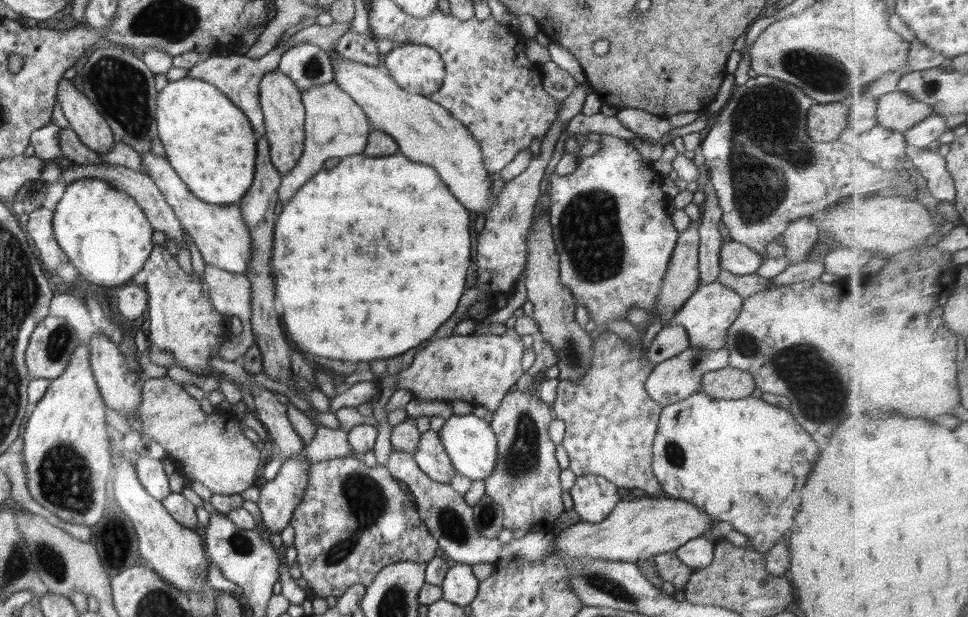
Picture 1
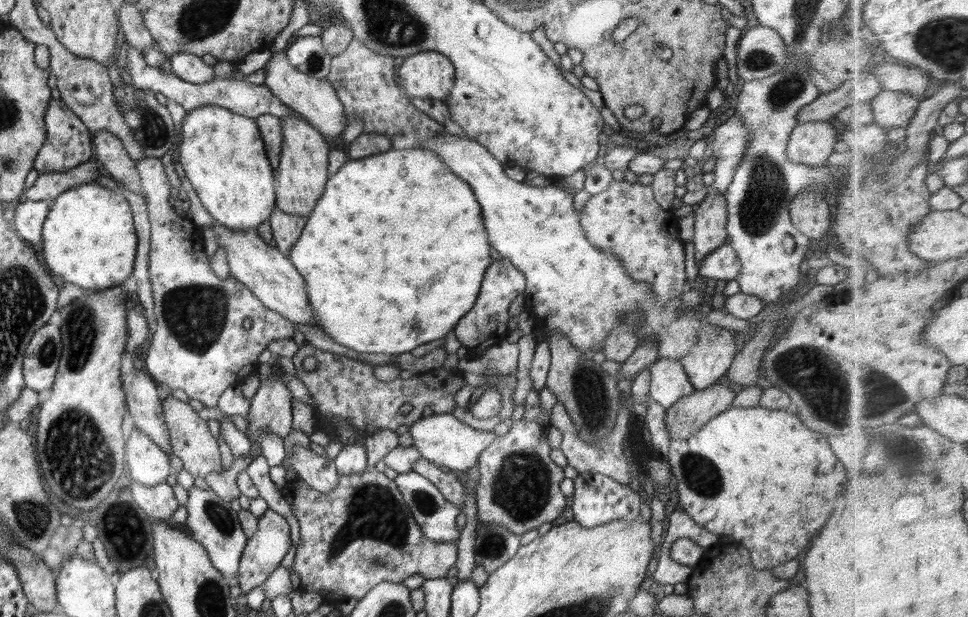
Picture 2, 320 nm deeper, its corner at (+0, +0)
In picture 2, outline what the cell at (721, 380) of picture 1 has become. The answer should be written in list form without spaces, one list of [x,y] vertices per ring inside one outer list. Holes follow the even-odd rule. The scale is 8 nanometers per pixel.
[[[718,382],[706,388],[695,390],[690,396],[679,398],[665,409],[665,425],[669,436],[688,438],[711,418],[728,410],[736,398],[728,385]]]

